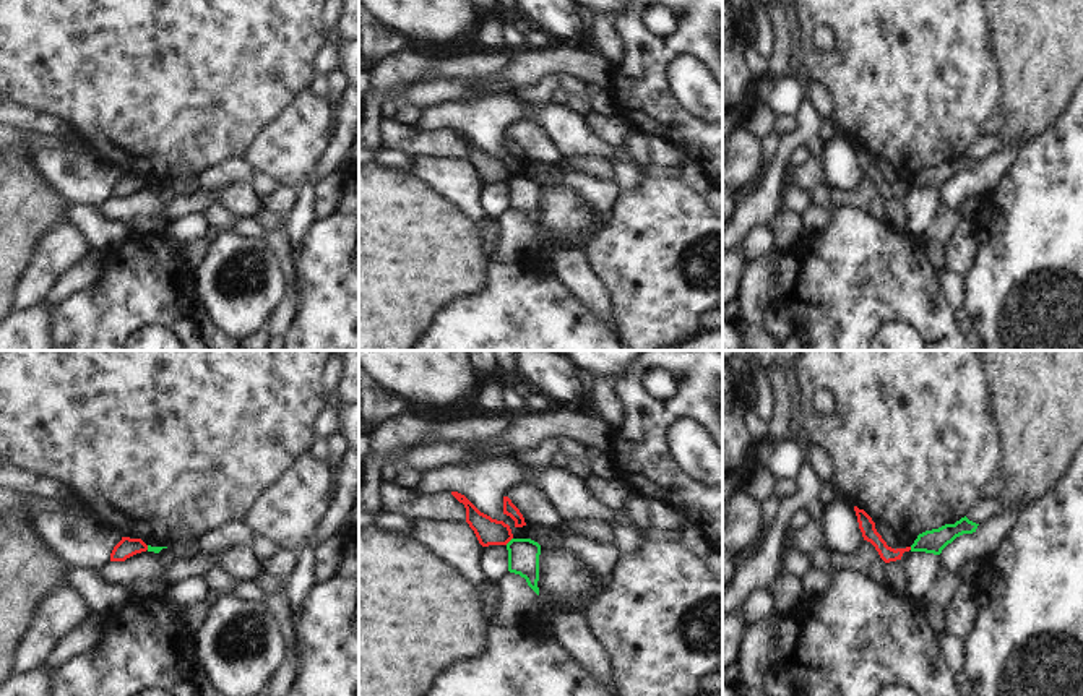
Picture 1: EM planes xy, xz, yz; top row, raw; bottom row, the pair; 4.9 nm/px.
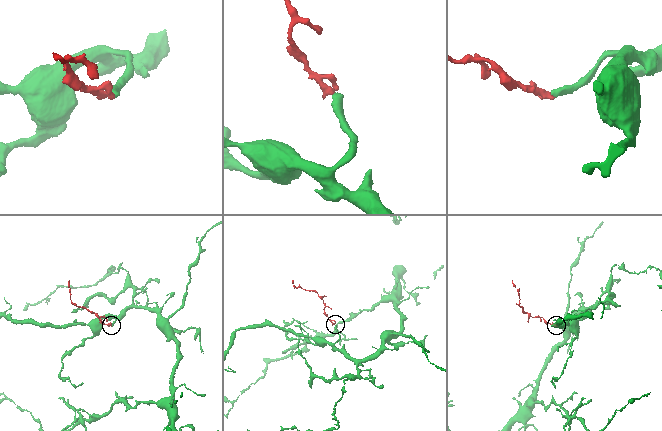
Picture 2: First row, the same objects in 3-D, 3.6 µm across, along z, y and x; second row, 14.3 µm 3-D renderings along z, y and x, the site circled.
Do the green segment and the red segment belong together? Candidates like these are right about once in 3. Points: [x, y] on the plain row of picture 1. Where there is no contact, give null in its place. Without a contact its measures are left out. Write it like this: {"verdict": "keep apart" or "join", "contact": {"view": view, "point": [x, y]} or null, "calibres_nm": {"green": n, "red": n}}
{"verdict": "keep apart", "contact": {"view": "xz", "point": [510, 177]}, "calibres_nm": {"green": 160, "red": 130}}

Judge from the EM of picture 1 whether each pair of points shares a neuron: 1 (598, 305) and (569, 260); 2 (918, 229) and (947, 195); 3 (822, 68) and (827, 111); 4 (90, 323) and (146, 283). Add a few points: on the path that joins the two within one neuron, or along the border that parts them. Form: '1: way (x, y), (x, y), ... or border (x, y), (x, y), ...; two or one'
1: way (593, 294), (573, 271); one
2: border (937, 192), (942, 206); two
3: border (812, 78), (830, 94), (838, 124); two
4: way (104, 312), (132, 291); one

